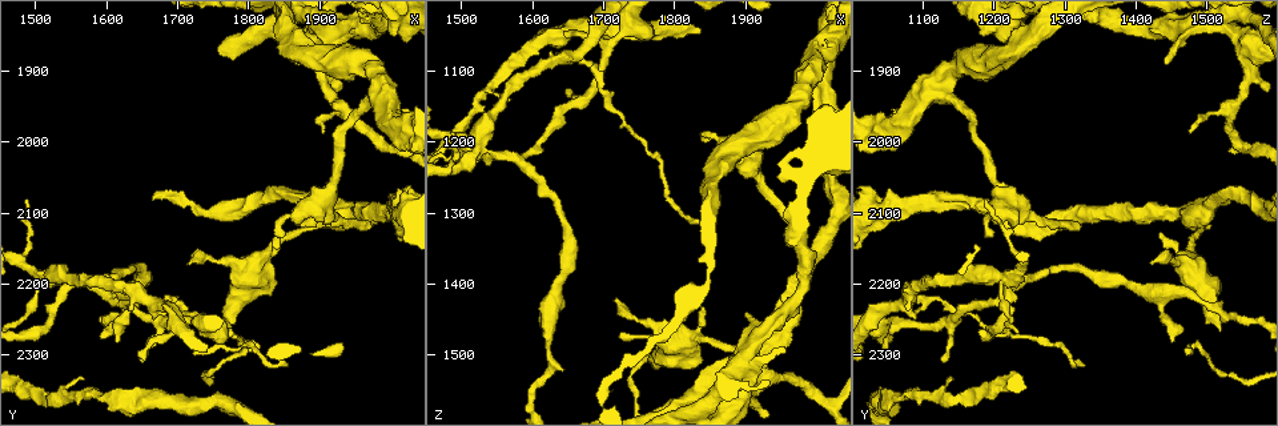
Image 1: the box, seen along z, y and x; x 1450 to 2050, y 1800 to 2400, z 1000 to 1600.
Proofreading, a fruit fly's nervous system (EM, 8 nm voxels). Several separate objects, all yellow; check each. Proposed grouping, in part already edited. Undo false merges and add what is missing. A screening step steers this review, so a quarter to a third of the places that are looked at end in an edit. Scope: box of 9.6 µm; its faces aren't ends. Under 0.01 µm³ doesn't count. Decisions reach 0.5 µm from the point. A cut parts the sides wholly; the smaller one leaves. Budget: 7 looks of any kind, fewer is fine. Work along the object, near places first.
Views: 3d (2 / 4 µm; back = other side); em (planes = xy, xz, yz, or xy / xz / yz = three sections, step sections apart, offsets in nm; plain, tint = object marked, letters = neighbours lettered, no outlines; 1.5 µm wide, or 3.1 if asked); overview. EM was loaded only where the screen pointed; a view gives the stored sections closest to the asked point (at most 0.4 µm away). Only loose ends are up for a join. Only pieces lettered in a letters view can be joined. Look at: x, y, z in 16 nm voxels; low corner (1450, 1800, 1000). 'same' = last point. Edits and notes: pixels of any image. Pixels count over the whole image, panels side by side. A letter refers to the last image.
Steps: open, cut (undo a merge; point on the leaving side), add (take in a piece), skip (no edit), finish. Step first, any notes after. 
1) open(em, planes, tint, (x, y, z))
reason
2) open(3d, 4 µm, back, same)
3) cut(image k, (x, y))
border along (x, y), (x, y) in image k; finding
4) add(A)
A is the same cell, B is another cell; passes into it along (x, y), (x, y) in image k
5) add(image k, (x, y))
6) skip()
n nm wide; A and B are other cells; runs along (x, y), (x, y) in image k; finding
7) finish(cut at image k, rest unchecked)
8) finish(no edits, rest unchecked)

open(em, planes, letters, (1520, 2185, 1205))
a narrow waist

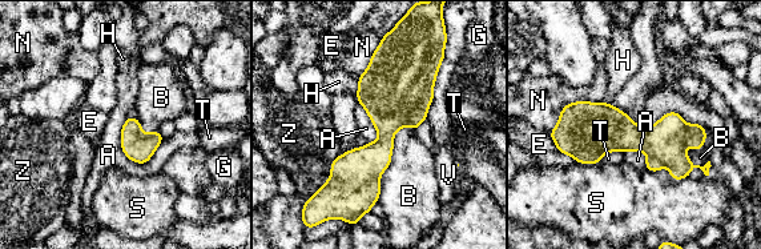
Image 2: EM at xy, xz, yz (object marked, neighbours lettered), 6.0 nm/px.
cut(image 2, (665, 140))
190 nm wide; A, B, E, G, H, N, S, T, V and Z are other cells; border along (647, 156), (652, 155), (663, 165) in image 2; two neurons meet here

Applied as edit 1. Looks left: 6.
open(overview)
redraw

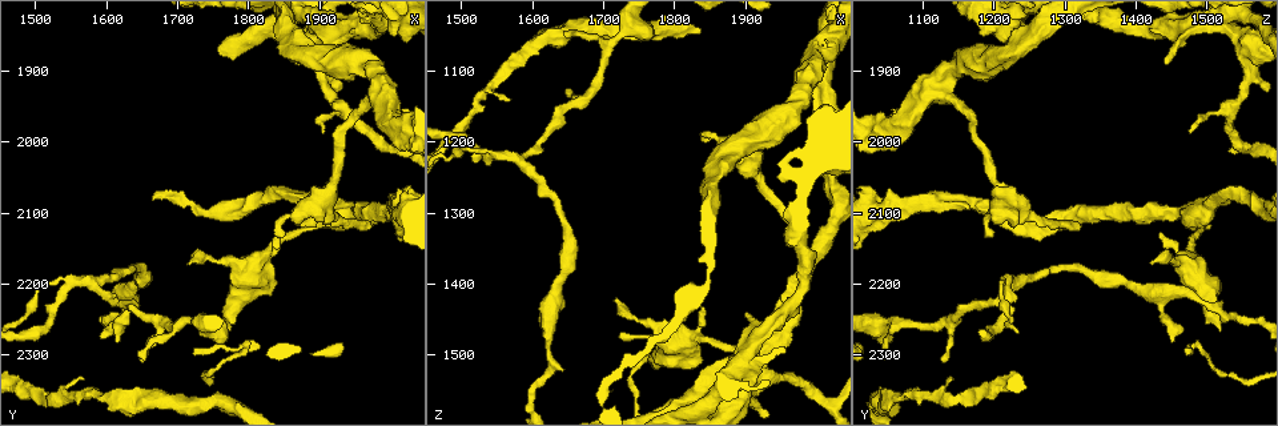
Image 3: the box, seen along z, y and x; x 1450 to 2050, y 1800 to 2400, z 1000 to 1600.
open(3d, 2 µm, (1625, 2210, 1435))
sudden change in width

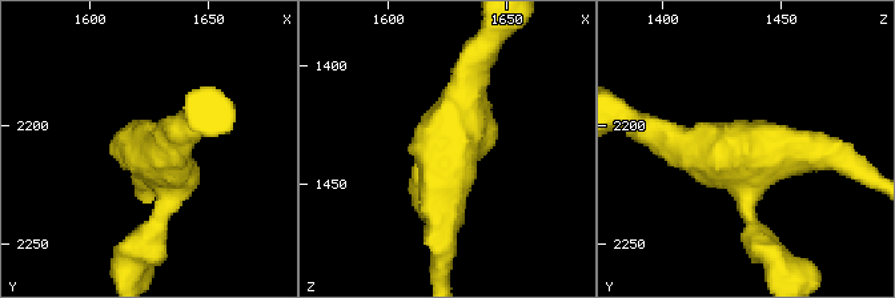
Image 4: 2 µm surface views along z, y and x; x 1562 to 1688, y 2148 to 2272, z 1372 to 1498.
open(em, planes, plain, (1628, 2213, 1430))
shape alone is not enough

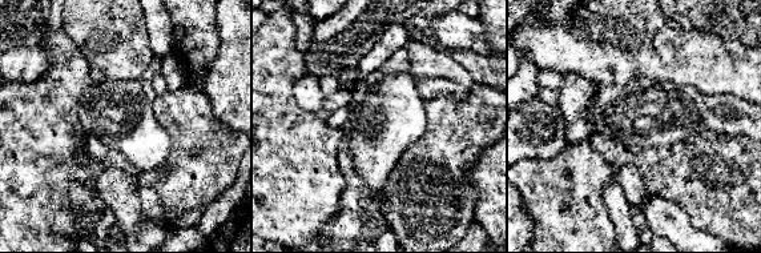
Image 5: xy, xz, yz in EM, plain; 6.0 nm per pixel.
open(em, planes, letters, same)

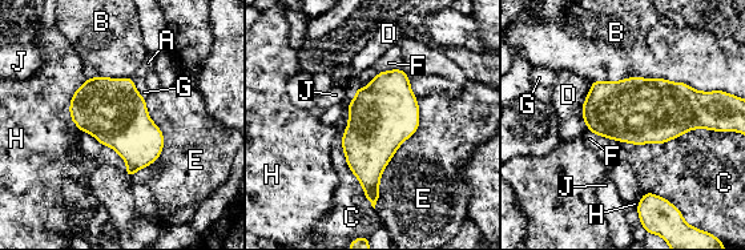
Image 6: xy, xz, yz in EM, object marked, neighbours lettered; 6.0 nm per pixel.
skip()
B touches over 750 nm; A, B, C, D, E, F, G, H and J are other cells; border along (417, 99), (374, 209) in image 6; continuous, no second neuron

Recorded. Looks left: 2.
open(3d, 2 µm, (1570, 2335, 1140))
an open end

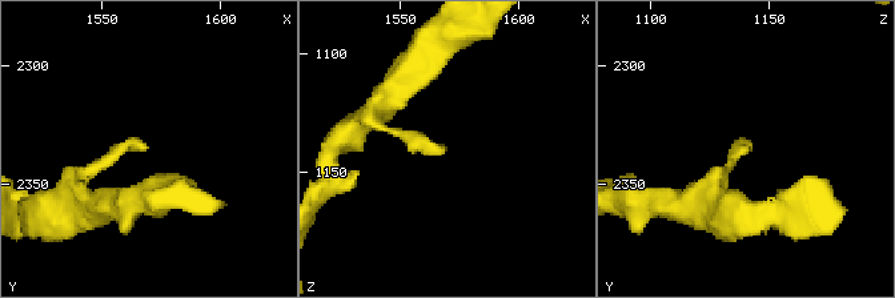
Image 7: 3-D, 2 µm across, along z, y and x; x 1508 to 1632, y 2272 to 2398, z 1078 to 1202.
open(em, xy, step 8, letters, (1568, 2333, 1142))
shape alone is not enough

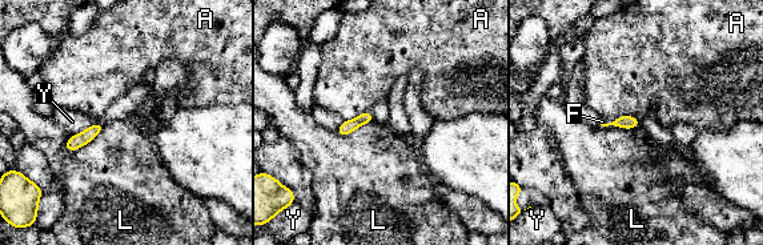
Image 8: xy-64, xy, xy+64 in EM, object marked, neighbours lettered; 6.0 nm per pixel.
skip()
A, F, L and Y are other cells; border along (638, 119), (618, 116), (610, 123) in image 8; none of them fits

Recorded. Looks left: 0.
finish(cut at image 2, rest unchecked)

